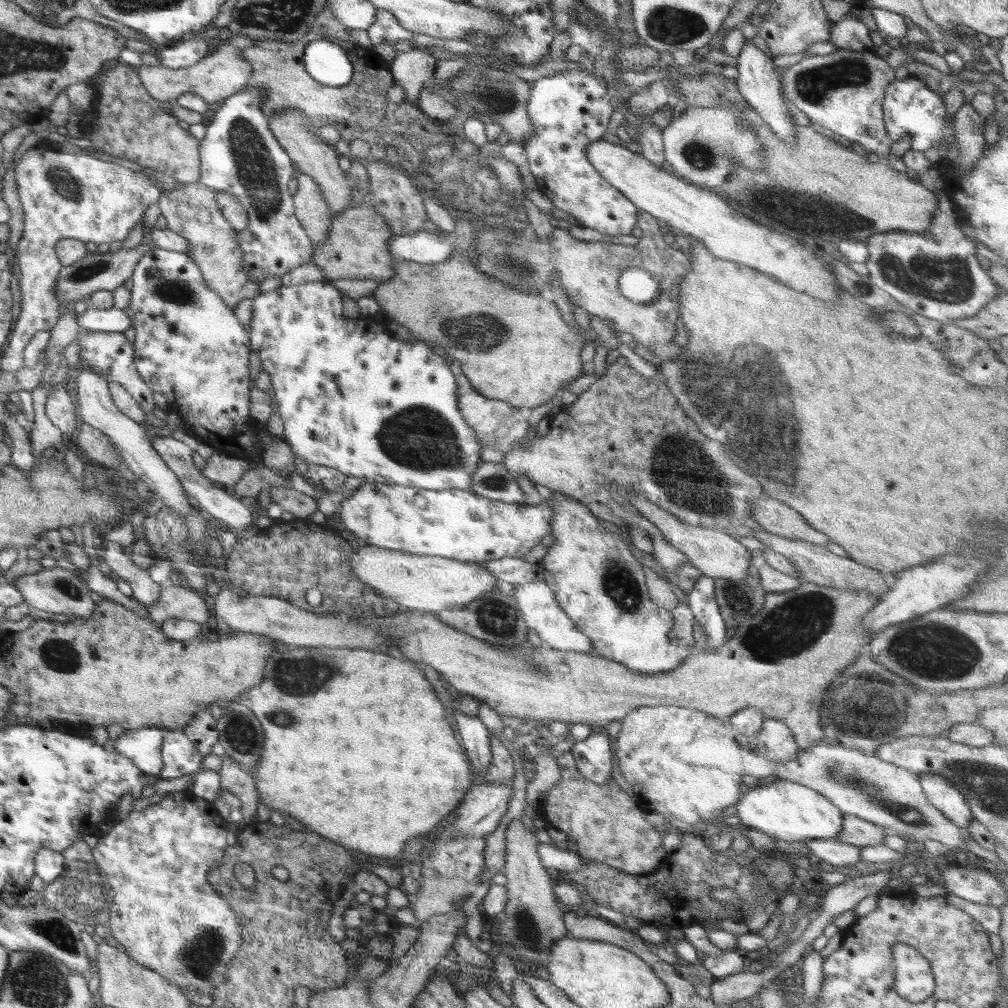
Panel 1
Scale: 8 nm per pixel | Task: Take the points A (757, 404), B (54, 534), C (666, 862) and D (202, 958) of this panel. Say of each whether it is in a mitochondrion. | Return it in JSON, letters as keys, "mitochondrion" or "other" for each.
{"A":"mitochondrion","B":"other","C":"other","D":"mitochondrion"}

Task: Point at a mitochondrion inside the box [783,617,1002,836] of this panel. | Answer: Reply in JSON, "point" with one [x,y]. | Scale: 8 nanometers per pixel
{"point":[932,650]}

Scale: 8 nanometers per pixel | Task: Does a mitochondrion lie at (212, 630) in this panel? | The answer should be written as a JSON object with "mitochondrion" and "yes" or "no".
{"mitochondrion":"no"}

